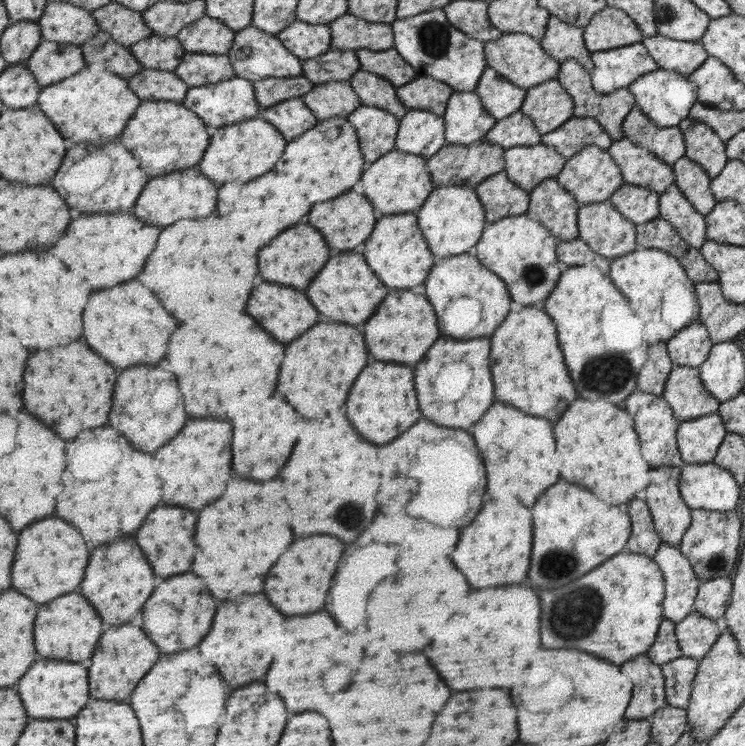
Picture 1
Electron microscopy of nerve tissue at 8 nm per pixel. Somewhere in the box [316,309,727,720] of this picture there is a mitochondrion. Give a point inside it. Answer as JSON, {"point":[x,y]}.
{"point":[564,622]}

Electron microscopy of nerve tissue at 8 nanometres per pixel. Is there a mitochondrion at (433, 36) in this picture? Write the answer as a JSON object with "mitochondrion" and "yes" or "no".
{"mitochondrion":"yes"}

